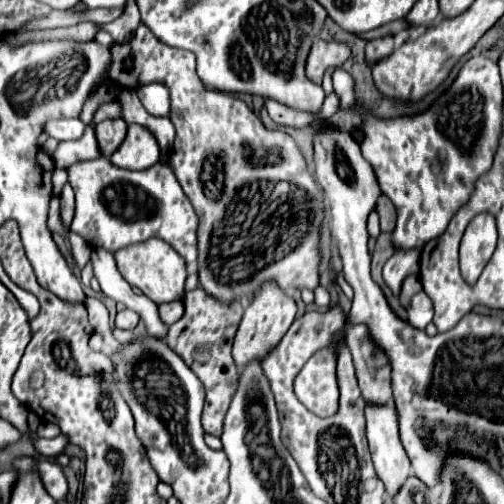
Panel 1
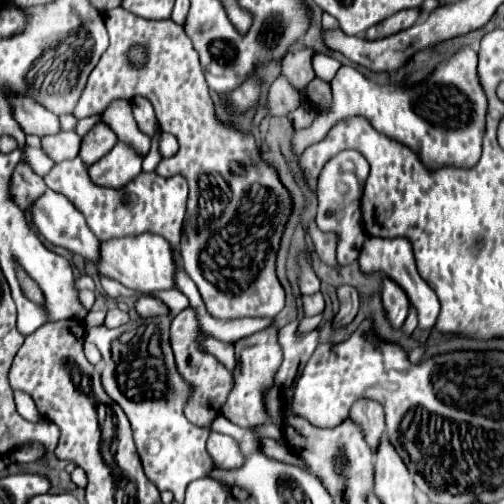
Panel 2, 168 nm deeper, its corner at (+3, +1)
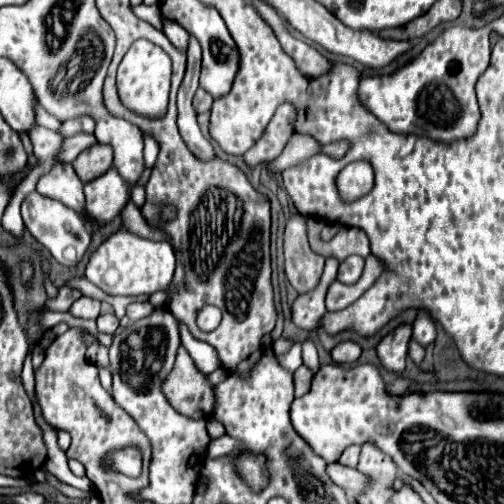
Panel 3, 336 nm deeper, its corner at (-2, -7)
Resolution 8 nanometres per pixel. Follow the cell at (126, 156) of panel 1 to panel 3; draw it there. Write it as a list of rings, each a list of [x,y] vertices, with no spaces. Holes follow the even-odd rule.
[[[115,168],[107,170],[103,176],[95,178],[93,182],[87,182],[83,192],[85,192],[85,208],[87,208],[87,212],[83,212],[85,222],[99,220],[99,224],[107,224],[117,214],[121,214],[123,206],[129,200],[127,182],[115,172]]]

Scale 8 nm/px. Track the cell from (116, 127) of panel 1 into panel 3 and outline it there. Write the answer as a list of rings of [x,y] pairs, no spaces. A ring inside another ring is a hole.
[[[93,144],[73,160],[73,168],[81,182],[91,182],[113,166],[113,150],[107,144]]]

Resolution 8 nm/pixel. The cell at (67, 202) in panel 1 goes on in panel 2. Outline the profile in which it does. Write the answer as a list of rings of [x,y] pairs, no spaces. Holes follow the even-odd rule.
[[[46,190],[34,202],[32,220],[34,220],[36,228],[40,230],[40,234],[48,242],[52,242],[56,246],[62,246],[62,248],[66,248],[66,250],[70,250],[74,254],[80,254],[80,256],[84,256],[92,264],[98,264],[98,260],[100,260],[100,241],[90,232],[90,228],[86,226],[86,220],[82,216],[82,212],[78,212],[74,208],[74,204],[70,204],[70,200],[66,200],[66,196],[62,196],[60,192]]]

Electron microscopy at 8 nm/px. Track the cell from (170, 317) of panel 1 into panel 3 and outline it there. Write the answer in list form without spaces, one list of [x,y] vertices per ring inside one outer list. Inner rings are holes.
[[[131,302],[127,306],[127,316],[129,316],[129,320],[135,322],[135,320],[141,320],[141,318],[149,316],[151,310],[153,310],[153,306],[149,302]]]

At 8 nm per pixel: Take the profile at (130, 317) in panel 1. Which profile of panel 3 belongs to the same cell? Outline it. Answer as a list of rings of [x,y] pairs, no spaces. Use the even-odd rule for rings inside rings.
[[[101,314],[97,318],[97,330],[99,332],[105,332],[105,334],[115,334],[119,326],[119,320],[115,318],[115,314]]]

